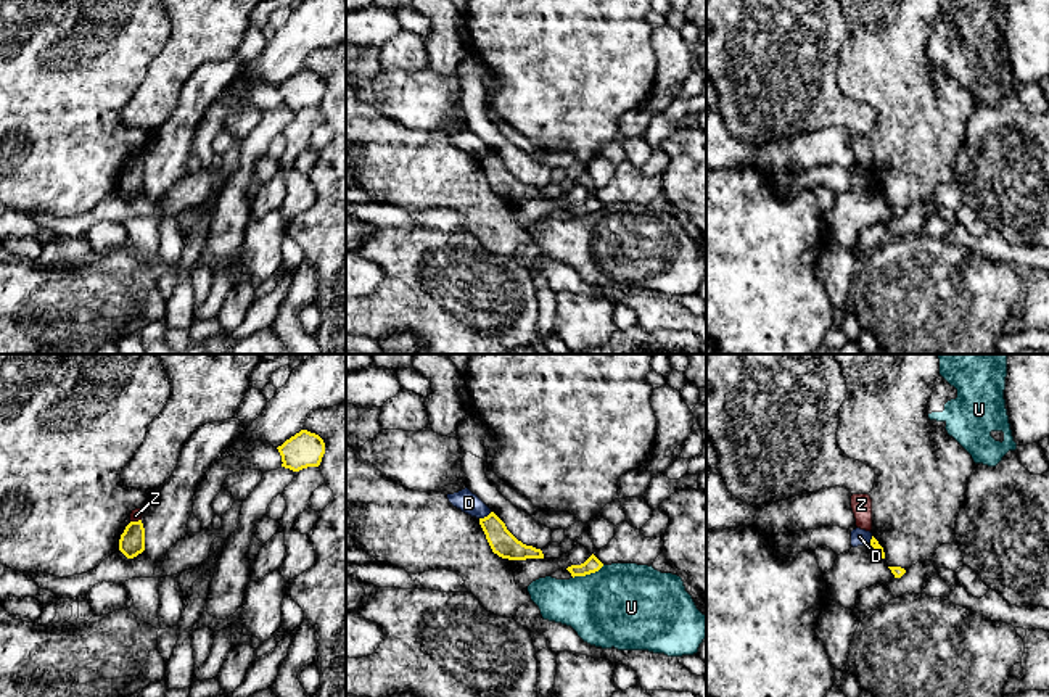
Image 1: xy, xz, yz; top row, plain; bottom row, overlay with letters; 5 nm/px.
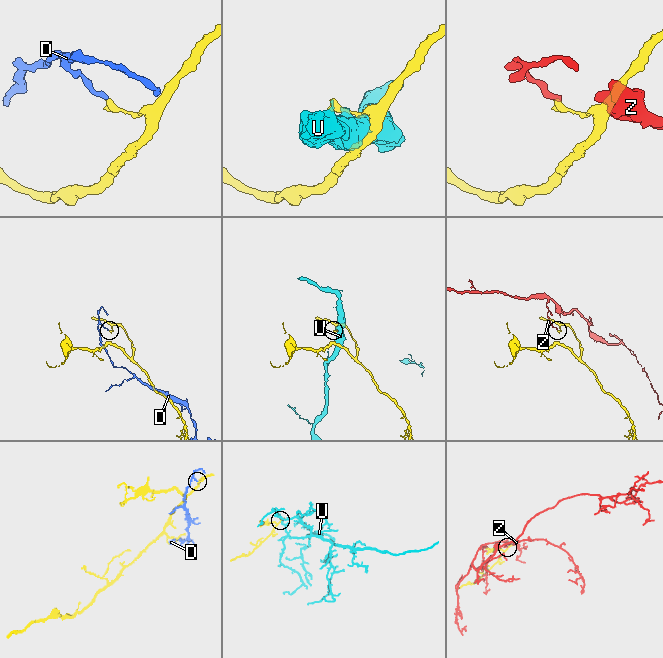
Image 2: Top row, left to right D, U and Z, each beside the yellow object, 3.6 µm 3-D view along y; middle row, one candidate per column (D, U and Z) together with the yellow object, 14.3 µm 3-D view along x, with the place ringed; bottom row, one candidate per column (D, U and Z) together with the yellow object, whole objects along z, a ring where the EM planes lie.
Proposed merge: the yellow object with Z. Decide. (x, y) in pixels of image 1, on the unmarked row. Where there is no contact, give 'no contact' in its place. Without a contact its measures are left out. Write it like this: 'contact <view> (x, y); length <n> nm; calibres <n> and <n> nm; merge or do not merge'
contact xy (135, 161); length 60 nm; calibres 130 and 60 nm; do not merge

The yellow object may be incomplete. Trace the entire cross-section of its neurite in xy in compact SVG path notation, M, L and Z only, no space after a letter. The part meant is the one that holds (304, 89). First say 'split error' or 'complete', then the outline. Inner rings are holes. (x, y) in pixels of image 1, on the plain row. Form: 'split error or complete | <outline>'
complete | M301 69L277 89L282 95L282 106L299 111L320 105L325 93L325 82L319 74Z

